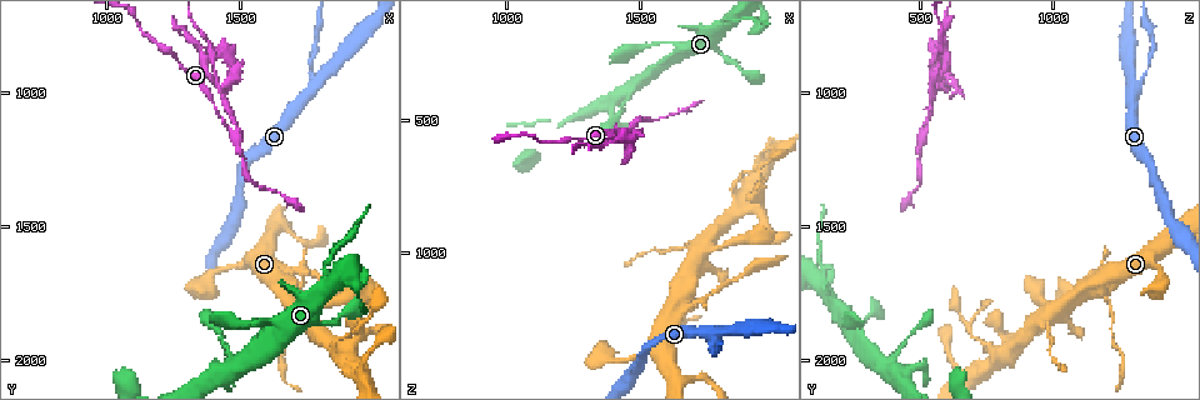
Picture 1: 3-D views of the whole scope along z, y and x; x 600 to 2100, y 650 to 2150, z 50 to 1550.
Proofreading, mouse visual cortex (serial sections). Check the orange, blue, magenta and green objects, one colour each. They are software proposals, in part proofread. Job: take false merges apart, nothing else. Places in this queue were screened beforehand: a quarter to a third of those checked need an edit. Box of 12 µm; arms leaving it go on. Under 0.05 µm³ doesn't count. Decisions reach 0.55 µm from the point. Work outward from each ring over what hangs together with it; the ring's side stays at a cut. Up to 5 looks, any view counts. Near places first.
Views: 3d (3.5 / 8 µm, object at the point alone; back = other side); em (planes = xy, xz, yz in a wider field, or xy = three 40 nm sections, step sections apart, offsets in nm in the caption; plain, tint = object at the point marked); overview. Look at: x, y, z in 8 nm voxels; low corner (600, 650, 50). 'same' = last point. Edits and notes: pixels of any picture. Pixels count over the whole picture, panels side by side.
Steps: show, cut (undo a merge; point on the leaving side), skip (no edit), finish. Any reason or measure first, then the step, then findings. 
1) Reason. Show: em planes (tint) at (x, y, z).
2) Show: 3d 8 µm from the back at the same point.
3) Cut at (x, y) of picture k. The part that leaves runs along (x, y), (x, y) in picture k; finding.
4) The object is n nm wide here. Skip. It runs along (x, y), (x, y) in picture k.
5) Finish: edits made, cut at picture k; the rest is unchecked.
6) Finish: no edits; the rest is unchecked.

Thick turns thin. Show: 3d 3.5 µm at (1720, 1670, 1180).

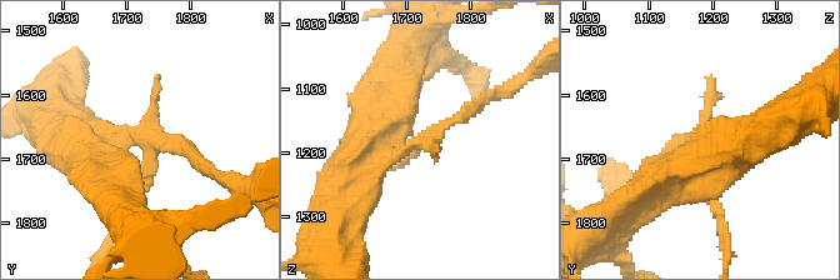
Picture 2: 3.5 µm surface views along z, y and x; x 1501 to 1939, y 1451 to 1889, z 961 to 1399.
Show: em xy step 5 (tint) at (1725, 1670, 1185).

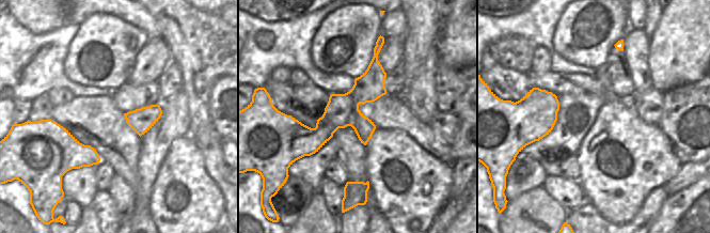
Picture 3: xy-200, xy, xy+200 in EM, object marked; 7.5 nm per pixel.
The object is 260 nm wide here. Skip. It runs along (376, 50), (373, 79), (319, 133), (287, 126) in picture 3; continuous, no second cell.

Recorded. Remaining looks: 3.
Sudden change in width. Show: 3d 3.5 µm at (1930, 1740, 1040).

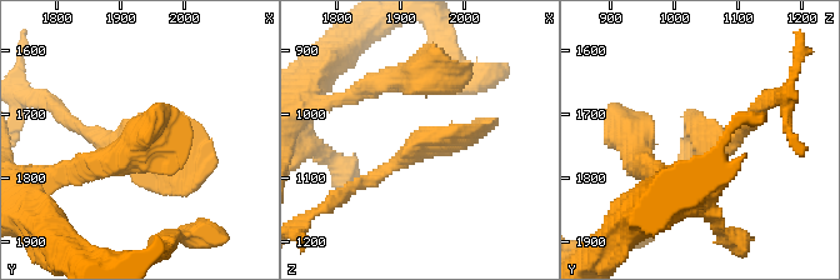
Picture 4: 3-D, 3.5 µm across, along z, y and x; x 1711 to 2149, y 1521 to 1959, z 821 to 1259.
Show: em xy step 5 (tint) at (1940, 1745, 1045).

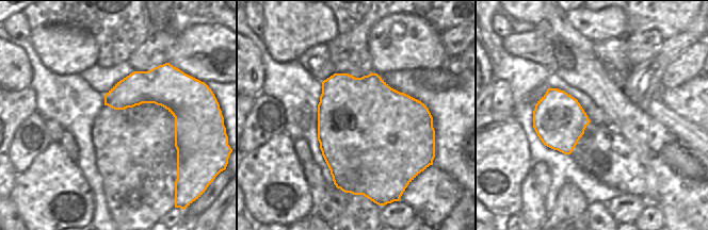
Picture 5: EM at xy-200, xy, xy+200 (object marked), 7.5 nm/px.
Another direction. Show: em xy step 1 (tint) at the same point.

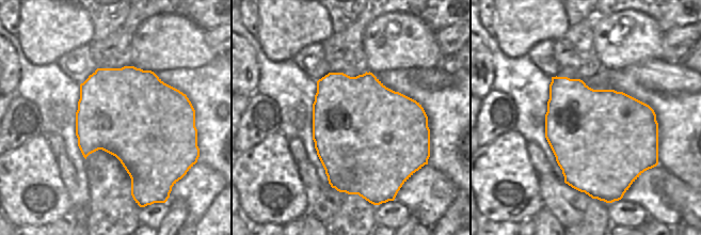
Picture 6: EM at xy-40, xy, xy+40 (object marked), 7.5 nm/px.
The object is 800 nm wide here. Skip. It runs along (358, 186), (495, 121) in picture 4; one cell here.

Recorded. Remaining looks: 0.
Finish: no edits; the rest is unchecked.

